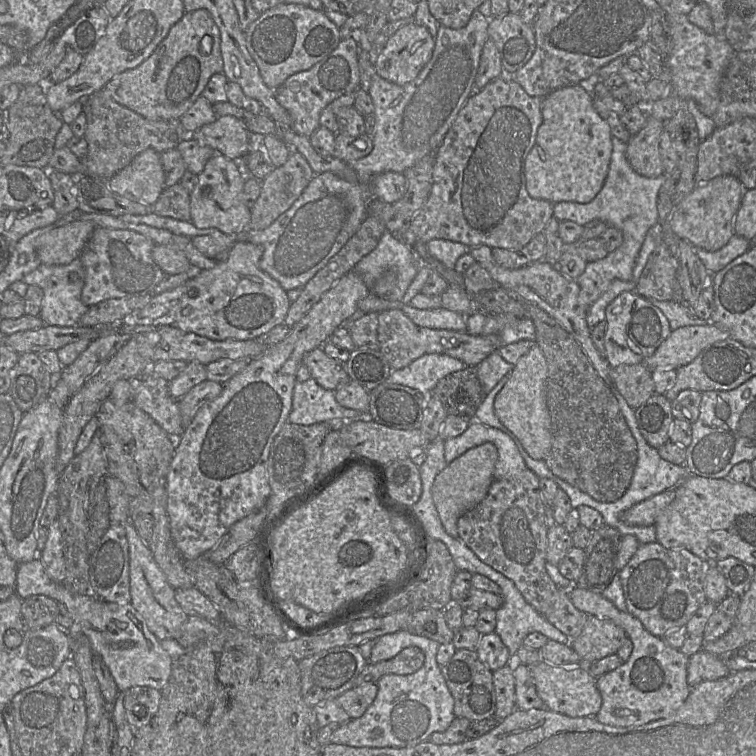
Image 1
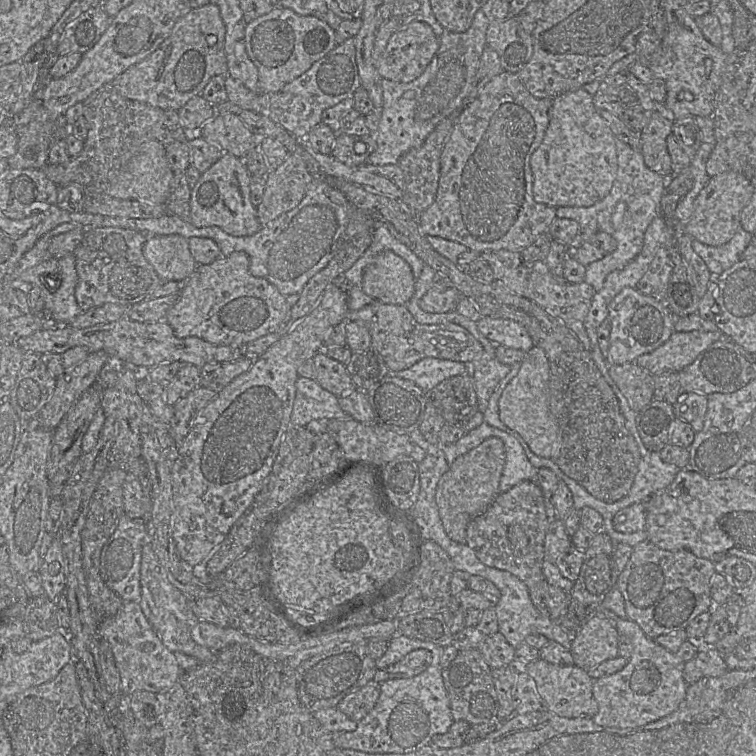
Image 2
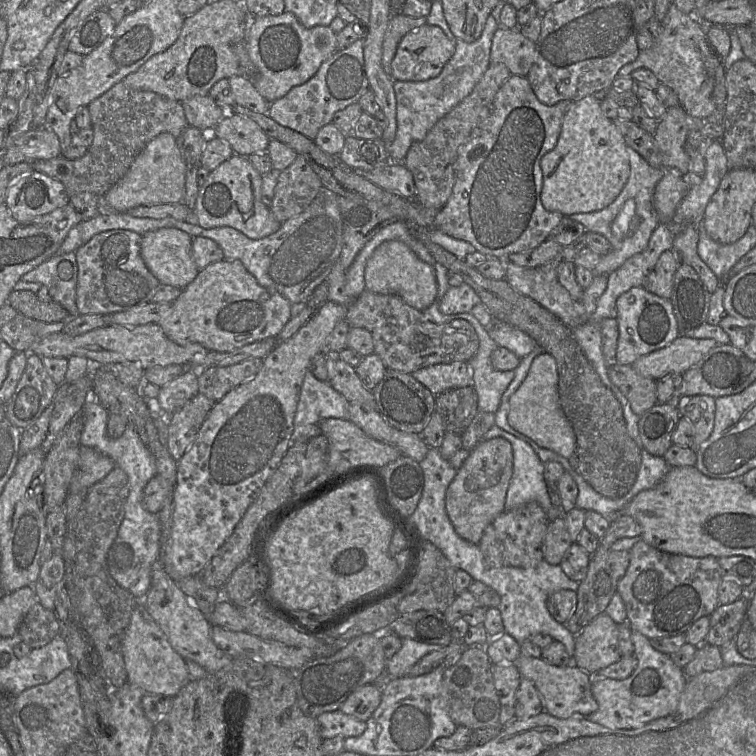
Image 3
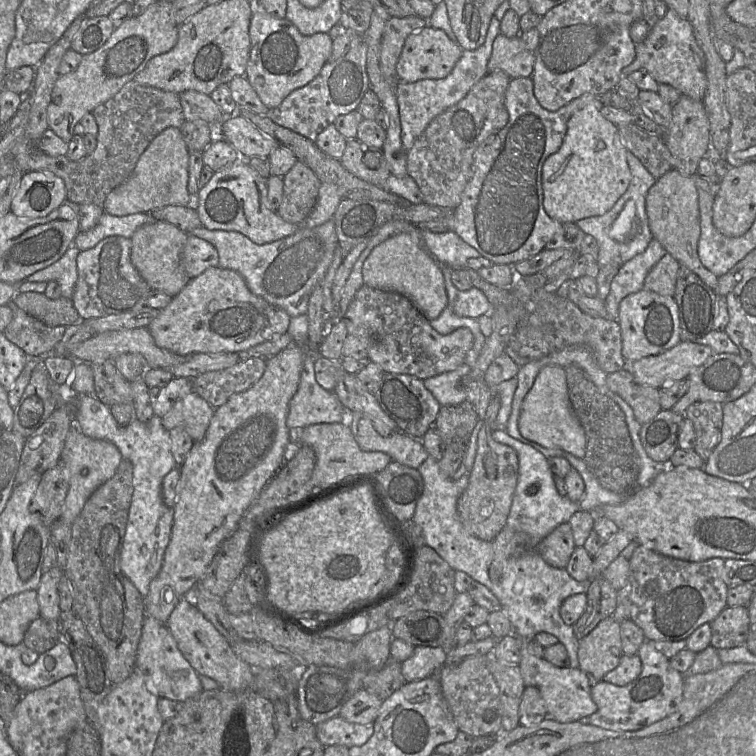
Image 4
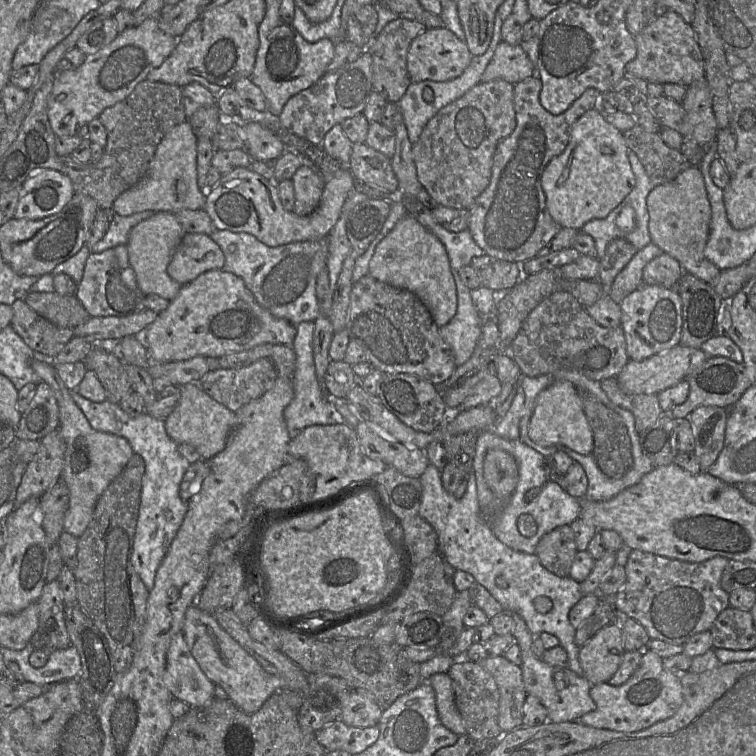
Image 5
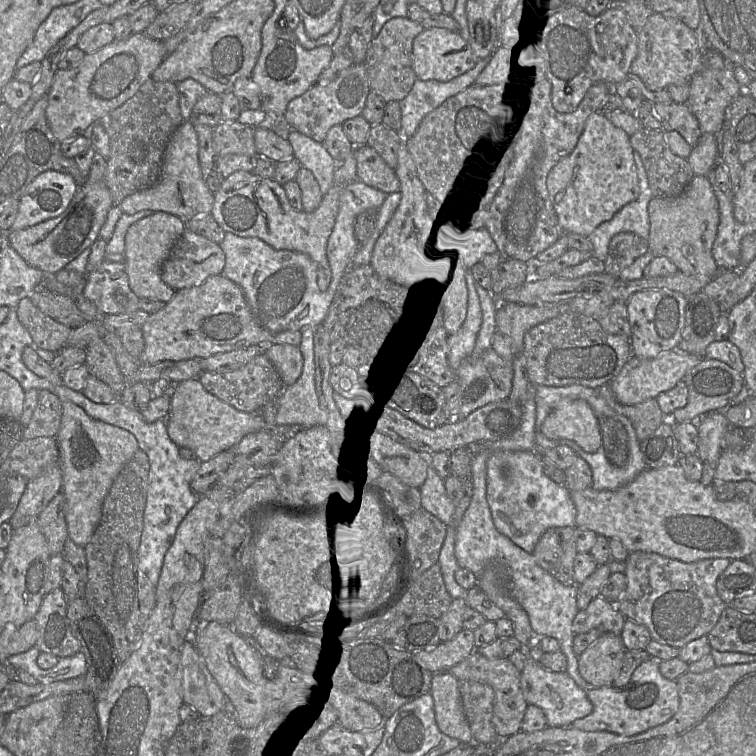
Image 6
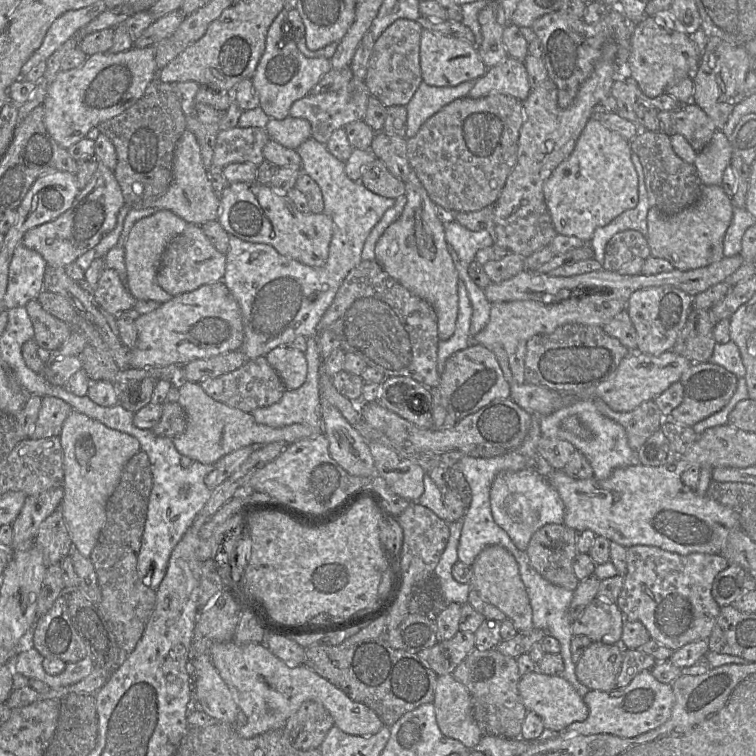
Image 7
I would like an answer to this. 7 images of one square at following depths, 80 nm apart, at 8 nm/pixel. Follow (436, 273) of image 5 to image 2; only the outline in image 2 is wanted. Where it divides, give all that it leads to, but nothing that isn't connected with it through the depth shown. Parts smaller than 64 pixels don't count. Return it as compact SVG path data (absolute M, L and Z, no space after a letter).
M385 251L365 268L361 289L376 301L405 306L414 294L415 283L409 264L392 251Z

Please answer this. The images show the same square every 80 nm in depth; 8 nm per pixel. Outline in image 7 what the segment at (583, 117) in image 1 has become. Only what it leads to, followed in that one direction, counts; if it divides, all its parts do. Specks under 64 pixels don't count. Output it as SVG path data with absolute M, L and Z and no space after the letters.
M596 117L589 119L573 152L543 185L544 199L559 235L575 236L589 244L597 228L637 206L638 175L631 154L628 140L605 127Z

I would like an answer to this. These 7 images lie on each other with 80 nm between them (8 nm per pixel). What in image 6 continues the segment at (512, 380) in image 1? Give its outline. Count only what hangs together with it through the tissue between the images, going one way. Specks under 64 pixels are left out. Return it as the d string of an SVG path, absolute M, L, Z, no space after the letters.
M561 399L540 431L549 439L572 440L588 453L596 452L602 445L597 417L583 399Z

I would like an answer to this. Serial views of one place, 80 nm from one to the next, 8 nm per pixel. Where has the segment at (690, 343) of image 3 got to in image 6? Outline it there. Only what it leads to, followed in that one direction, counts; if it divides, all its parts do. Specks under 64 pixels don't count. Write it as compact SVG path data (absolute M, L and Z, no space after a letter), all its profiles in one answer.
M678 349L670 350L651 359L632 356L609 384L618 402L624 405L639 404L648 399L656 399L659 394L675 387L701 360L699 356L681 352Z

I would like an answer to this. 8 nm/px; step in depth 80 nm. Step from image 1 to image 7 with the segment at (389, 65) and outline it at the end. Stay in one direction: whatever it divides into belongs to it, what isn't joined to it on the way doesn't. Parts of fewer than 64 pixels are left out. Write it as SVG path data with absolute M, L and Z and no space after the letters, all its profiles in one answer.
M423 29L421 33L420 66L425 83L442 87L453 87L466 81L478 80L487 71L474 44L429 29Z

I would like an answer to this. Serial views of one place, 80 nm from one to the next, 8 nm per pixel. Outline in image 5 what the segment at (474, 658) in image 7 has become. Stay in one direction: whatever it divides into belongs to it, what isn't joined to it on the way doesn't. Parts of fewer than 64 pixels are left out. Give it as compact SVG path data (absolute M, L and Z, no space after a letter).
M504 656L476 662L493 676L498 686L498 724L501 731L506 733L523 726L523 704L528 694L524 687L521 667Z

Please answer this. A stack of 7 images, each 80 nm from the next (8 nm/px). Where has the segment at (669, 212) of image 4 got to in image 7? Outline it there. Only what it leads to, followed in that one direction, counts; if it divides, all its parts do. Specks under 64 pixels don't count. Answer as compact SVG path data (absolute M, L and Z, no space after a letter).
M702 186L695 204L674 215L665 215L656 208L647 214L647 241L654 258L669 261L680 271L689 271L711 265L721 260L725 233L733 218L731 198L721 186Z

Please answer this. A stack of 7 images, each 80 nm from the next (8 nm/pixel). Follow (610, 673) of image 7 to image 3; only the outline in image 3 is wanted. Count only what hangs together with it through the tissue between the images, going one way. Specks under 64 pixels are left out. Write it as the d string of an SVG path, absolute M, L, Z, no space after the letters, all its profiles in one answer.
M605 613L596 616L575 636L573 664L589 674L621 658L618 624Z

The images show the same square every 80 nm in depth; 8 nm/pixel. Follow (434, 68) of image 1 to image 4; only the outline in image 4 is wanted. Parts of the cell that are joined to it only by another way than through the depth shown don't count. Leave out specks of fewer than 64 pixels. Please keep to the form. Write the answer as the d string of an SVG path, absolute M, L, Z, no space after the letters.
M493 17L484 43L475 50L463 50L451 72L442 79L423 79L416 82L400 82L395 88L401 122L401 141L406 152L427 128L430 122L446 109L462 100L472 87L487 74L487 64L492 45L500 34L500 21Z

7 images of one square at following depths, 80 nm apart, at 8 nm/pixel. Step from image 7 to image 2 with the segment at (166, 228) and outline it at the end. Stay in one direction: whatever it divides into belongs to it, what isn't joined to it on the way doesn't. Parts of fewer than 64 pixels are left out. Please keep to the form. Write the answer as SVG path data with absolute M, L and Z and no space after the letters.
M176 234L148 238L143 254L160 279L166 281L184 283L198 267L190 252L188 239Z

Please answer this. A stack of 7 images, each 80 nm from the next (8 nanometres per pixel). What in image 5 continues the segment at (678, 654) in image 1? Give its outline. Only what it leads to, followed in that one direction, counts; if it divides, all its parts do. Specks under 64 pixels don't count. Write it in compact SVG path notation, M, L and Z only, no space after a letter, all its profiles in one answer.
M644 649L639 667L625 683L619 686L608 682L591 685L589 695L596 705L595 710L575 721L595 728L638 732L671 717L683 702L683 687L680 675L664 668L663 658Z

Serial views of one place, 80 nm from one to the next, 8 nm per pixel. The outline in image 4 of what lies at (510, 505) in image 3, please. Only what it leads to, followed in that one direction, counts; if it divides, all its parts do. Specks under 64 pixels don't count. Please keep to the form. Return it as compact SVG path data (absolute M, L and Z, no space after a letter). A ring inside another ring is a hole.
M504 428L492 429L491 437L497 442L512 447L518 456L517 486L506 526L516 529L516 531L525 532L528 535L528 548L536 550L542 539L560 524L568 523L571 516L580 509L580 506L578 502L572 502L568 497L559 494L548 459L541 452L513 438ZM529 491L532 491L532 494L528 494Z

